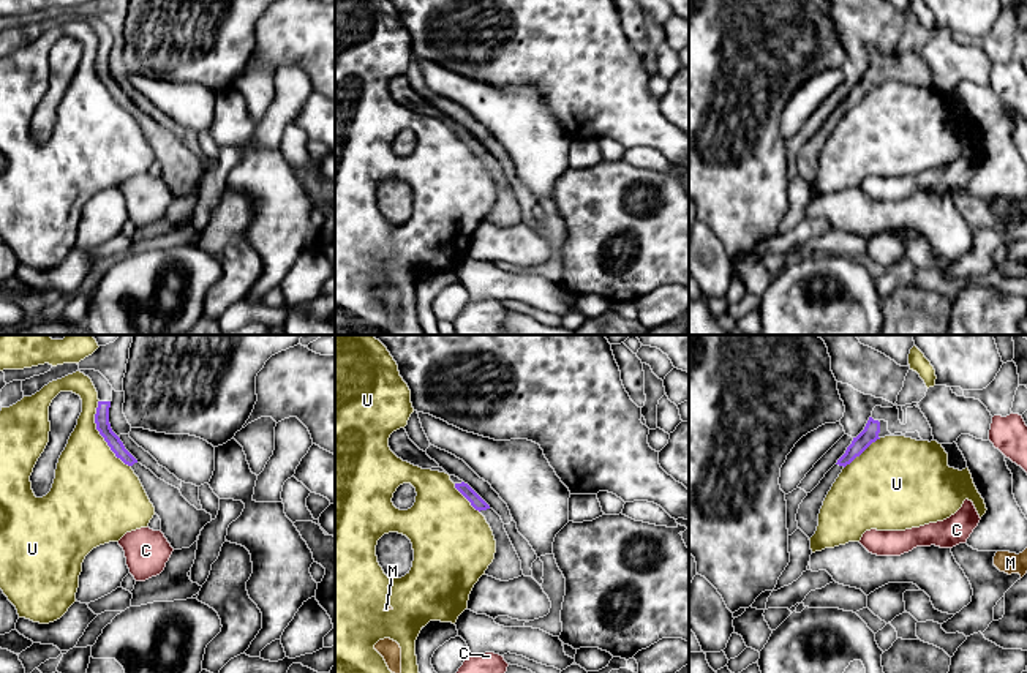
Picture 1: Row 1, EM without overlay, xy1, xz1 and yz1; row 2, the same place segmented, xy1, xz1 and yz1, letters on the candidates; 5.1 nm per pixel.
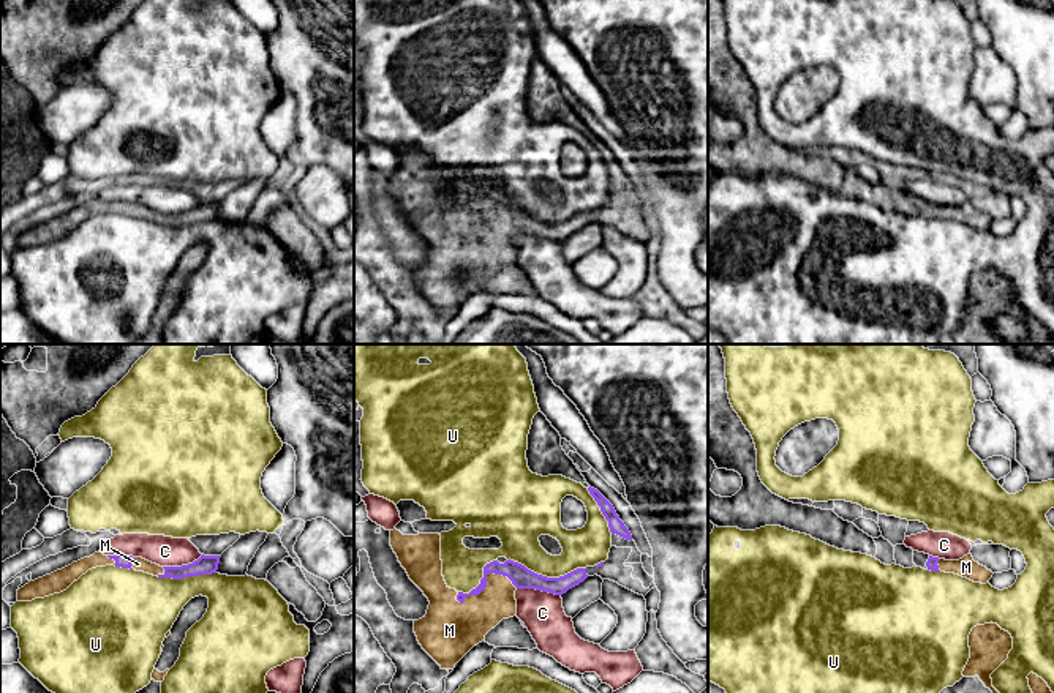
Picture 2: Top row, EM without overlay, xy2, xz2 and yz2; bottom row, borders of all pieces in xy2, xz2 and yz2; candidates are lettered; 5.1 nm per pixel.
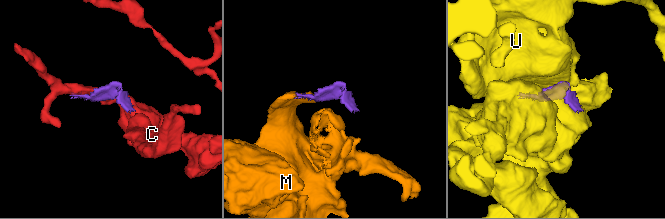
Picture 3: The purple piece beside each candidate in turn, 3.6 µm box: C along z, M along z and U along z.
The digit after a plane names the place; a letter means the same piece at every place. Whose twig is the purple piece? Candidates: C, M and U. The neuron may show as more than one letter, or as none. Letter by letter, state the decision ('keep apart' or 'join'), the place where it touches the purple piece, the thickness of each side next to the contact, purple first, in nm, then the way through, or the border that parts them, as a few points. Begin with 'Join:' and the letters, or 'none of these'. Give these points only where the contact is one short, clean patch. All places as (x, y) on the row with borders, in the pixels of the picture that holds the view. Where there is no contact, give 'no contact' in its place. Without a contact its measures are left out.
Join: M
C: keep apart; meets purple in xz2 at (539, 589); 110 nm thick on the purple side, 220 nm on the other
M: join; meets purple in xz2 at (485, 581); 110 nm thick on the purple side, 220 nm on the other
U: keep apart; meets purple in xz2 at (545, 576); 110 nm thick on the purple side, 200 nm on the other

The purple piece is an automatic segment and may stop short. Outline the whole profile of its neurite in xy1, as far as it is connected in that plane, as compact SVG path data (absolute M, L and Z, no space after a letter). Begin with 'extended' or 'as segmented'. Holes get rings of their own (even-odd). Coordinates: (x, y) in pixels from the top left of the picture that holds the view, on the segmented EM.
extended; M79 370L88 376L98 392L98 408L95 423L111 450L128 464L139 477L155 513L161 520L161 532L174 550L190 548L201 534L201 529L212 521L212 515L198 510L180 493L179 488L158 479L150 469L142 466L123 446L120 438L112 431L109 423L109 408L112 401L112 385L95 370Z

